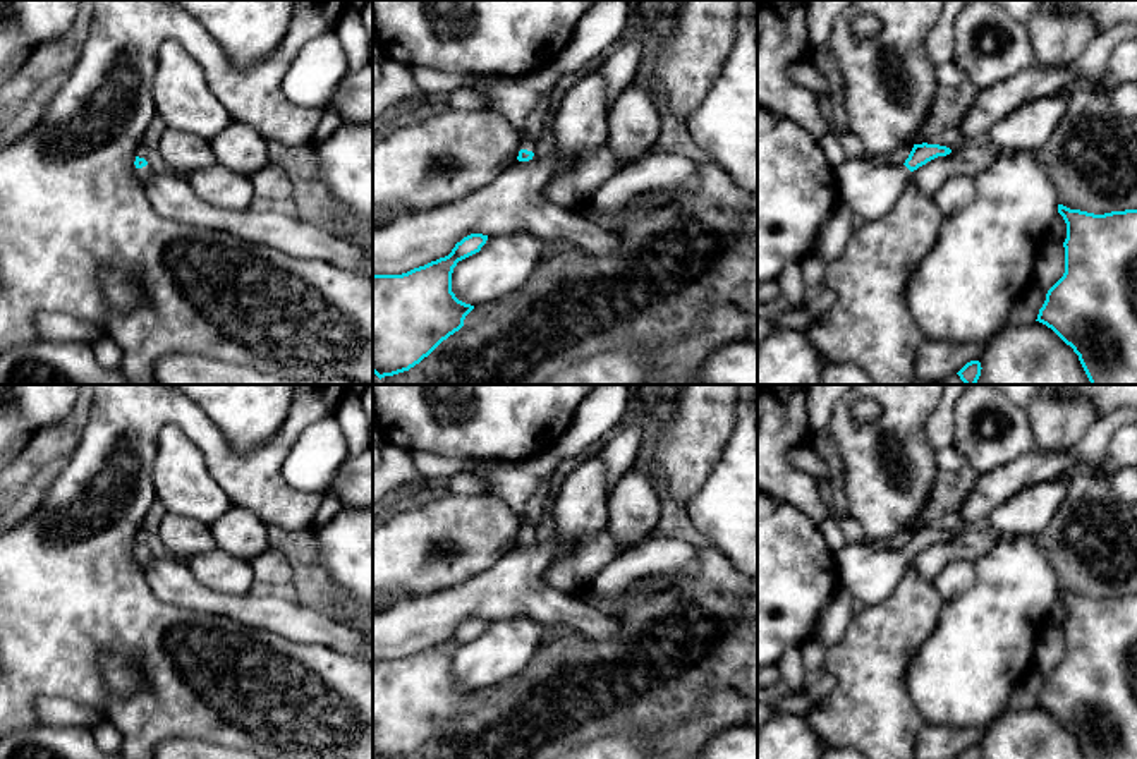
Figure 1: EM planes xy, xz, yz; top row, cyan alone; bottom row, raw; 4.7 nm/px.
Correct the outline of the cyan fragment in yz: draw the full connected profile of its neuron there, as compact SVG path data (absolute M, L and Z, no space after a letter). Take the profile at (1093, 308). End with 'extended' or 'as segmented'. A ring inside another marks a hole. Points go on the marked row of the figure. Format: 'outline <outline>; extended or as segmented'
outline M1058 204L1058 213L1067 223L1065 273L1036 321L1073 349L1091 385L1137 385L1137 209L1094 215Z; as segmented

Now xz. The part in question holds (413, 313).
outline M471 234L445 258L402 275L373 275L373 373L380 380L409 371L464 326L474 306L455 297L452 273L486 240Z; as segmented

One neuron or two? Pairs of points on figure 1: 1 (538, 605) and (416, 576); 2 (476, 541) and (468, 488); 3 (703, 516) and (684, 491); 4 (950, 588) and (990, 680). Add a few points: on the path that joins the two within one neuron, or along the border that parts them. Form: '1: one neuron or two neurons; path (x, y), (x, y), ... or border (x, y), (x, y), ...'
1: two neurons; border (492, 565), (457, 586), (418, 596)
2: two neurons; border (485, 491), (450, 495)
3: two neurons; border (715, 466), (687, 507)
4: two neurons; border (976, 564), (976, 581), (943, 603)

